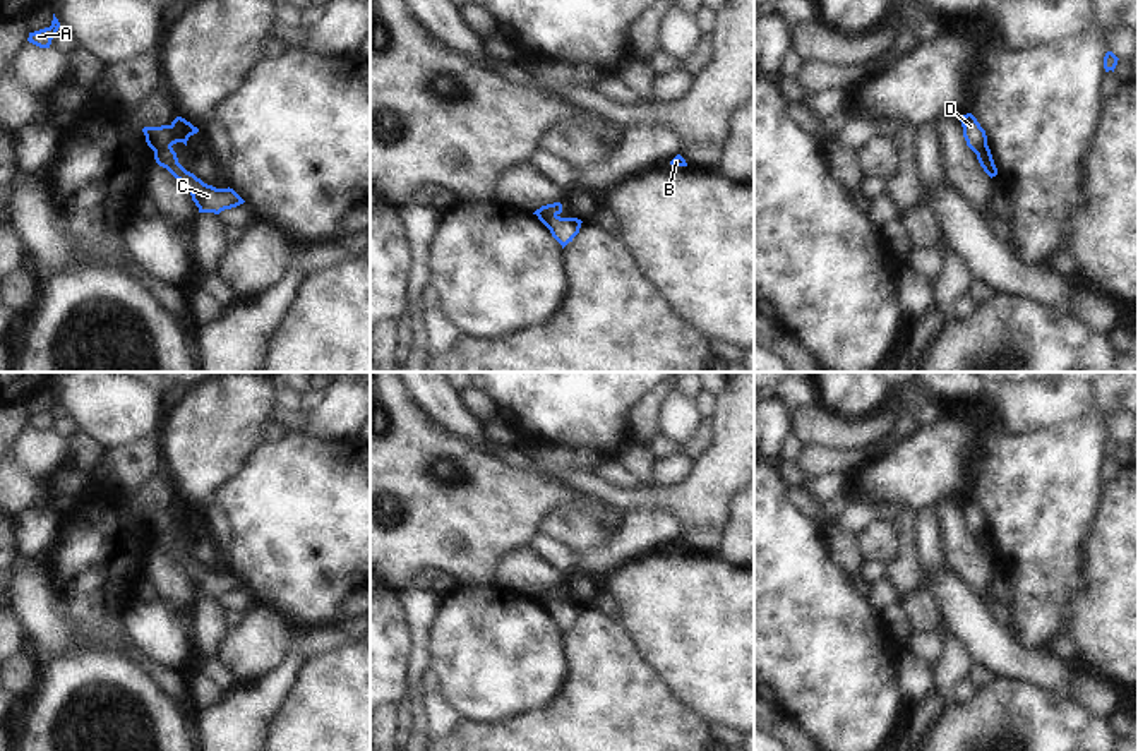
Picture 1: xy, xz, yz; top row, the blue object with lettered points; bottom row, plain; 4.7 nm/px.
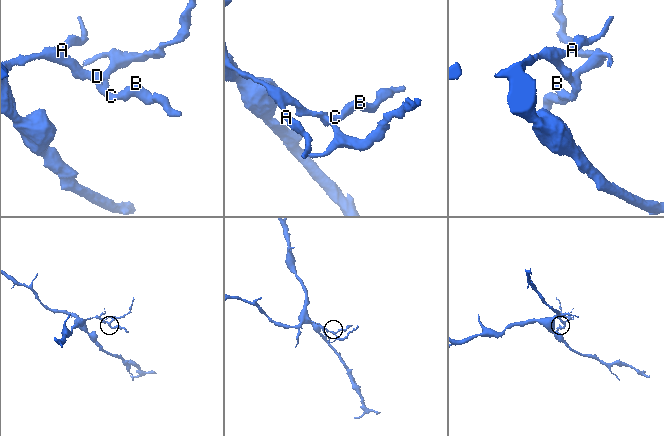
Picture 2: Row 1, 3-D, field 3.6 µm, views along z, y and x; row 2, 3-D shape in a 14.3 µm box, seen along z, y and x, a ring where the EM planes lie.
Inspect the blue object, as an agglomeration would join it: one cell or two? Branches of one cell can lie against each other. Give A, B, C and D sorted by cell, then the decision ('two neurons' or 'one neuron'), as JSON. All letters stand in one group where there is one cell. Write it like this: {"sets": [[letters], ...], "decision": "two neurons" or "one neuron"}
{"sets": [["A", "D"], ["B", "C"]], "decision": "two neurons"}

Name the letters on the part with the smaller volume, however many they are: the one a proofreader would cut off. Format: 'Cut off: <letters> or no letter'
Cut off: B, C

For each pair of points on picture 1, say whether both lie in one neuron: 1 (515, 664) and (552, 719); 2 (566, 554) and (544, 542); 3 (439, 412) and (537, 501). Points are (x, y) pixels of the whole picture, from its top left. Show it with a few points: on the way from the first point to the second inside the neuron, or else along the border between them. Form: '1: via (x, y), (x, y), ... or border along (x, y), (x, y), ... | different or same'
1: border along (566, 672), (563, 688), (540, 708), (506, 720) | different
2: via (561, 554), (549, 547) | same
3: border along (448, 432), (463, 438), (489, 455) | different

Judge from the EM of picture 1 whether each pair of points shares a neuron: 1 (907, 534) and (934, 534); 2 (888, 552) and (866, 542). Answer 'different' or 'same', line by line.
1: different
2: same

